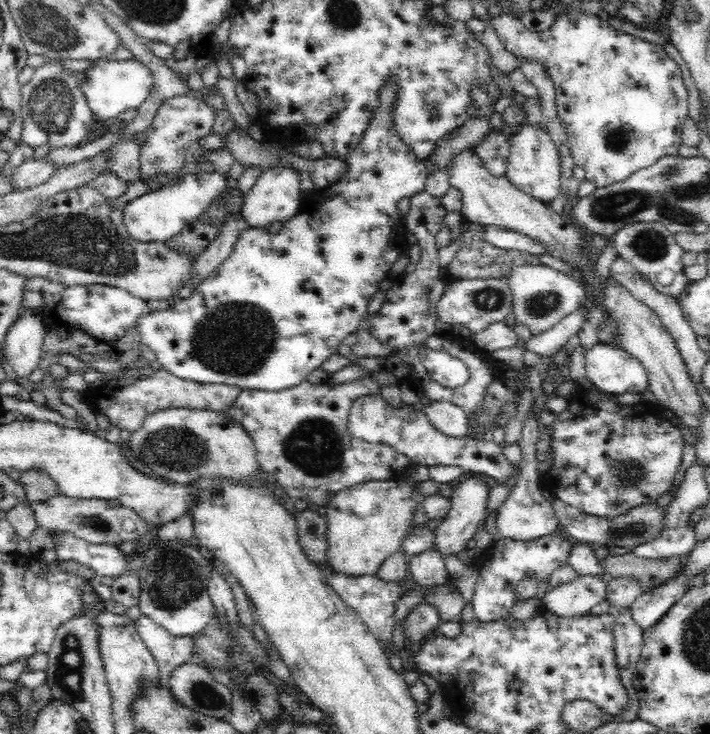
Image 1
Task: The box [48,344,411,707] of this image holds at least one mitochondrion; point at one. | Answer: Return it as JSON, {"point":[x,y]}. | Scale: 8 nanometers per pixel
{"point":[315,446]}

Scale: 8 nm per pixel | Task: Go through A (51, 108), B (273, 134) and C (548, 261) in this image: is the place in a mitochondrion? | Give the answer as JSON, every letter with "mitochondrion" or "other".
{"A":"mitochondrion","B":"other","C":"other"}

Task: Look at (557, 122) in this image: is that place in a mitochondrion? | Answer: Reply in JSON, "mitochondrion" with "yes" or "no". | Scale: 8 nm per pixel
{"mitochondrion":"no"}

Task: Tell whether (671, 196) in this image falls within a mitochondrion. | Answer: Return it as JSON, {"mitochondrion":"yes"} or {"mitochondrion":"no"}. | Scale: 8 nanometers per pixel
{"mitochondrion":"yes"}

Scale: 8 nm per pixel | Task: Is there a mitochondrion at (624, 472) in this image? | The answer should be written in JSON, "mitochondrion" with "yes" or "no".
{"mitochondrion":"yes"}

